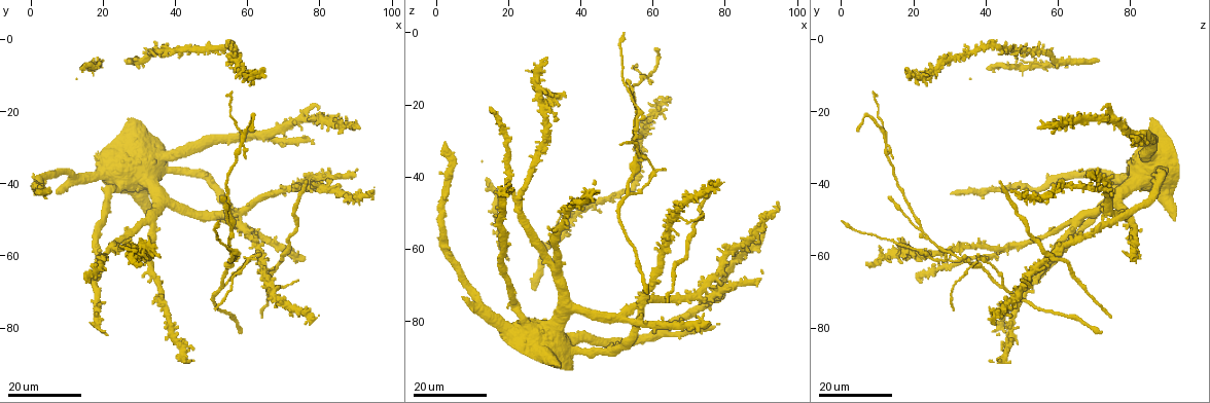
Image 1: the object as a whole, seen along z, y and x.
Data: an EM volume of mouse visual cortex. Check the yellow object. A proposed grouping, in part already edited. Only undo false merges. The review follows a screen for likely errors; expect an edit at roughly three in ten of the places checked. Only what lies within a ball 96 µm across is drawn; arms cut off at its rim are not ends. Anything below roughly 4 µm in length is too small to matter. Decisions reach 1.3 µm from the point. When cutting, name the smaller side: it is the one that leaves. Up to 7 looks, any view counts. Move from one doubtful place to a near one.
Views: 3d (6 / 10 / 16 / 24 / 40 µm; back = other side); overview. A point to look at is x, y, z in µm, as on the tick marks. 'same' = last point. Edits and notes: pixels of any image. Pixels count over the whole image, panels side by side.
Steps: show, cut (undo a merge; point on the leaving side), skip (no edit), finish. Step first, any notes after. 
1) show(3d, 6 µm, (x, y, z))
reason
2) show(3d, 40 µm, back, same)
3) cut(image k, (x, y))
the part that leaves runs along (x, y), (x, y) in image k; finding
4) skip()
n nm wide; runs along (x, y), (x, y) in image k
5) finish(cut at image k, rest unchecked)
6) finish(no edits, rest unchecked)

show(3d, 24 µm, (61.0, 60.5, 38.0))
four-way junction

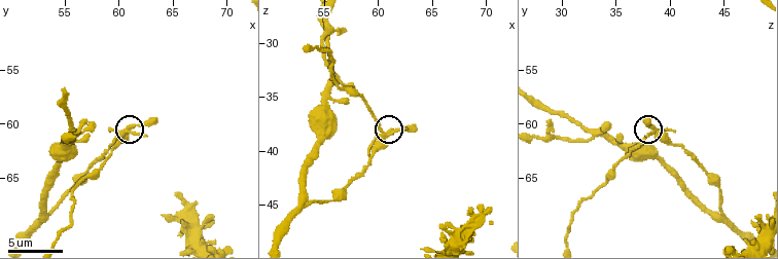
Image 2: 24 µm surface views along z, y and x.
show(3d, 10 µm, (60.8, 60.4, 38.6))

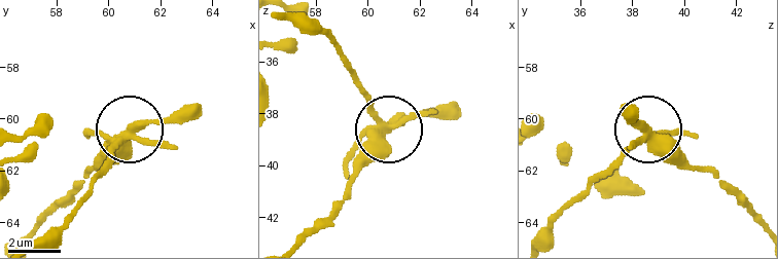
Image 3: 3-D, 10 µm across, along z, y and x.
cut(image 3, (363, 96))
the part that leaves runs along (382, 121), (342, 50), (322, 33), (289, 20) in image 3; a second neuron is stuck on

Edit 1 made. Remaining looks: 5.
show(overview)

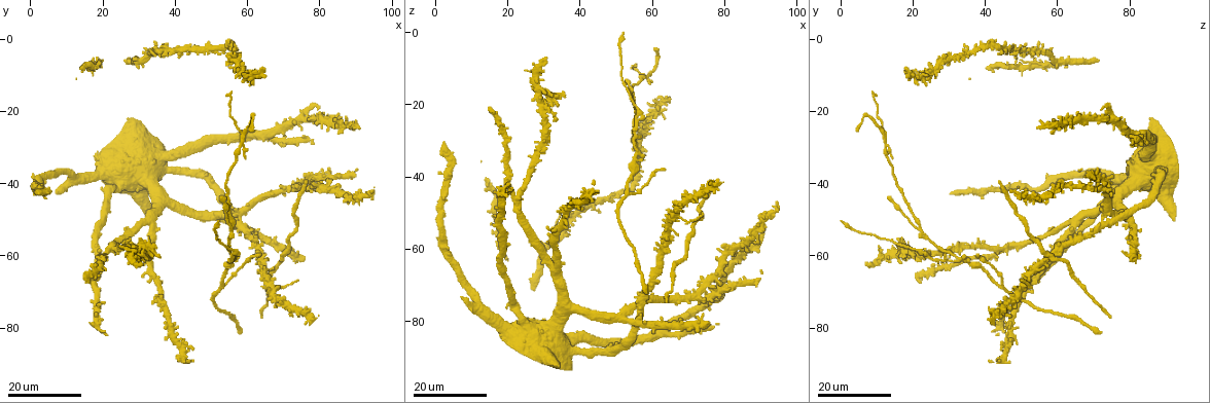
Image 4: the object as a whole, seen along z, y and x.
show(3d, 16 µm, (67.0, 68.5, 51.0))

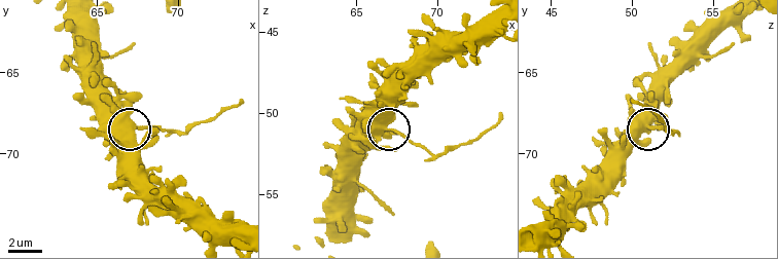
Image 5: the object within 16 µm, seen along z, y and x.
show(3d, 6 µm, (67.2, 68.4, 50.4))
closer look

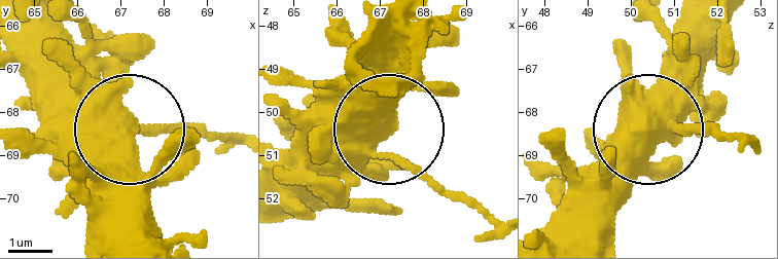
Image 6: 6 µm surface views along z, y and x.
cut(image 6, (160, 130))
480 nm wide; a second neuron is stuck on

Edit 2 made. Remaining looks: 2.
finish(cut at image 3, cut at image 6, rest unchecked)

